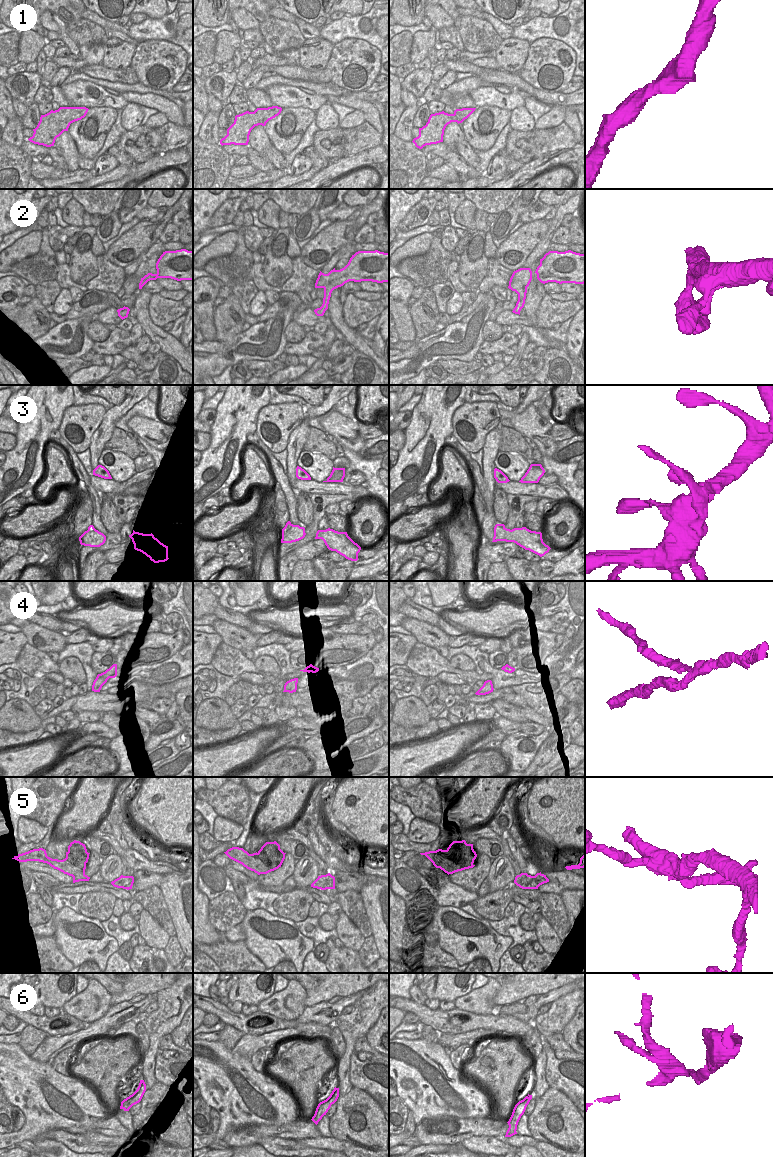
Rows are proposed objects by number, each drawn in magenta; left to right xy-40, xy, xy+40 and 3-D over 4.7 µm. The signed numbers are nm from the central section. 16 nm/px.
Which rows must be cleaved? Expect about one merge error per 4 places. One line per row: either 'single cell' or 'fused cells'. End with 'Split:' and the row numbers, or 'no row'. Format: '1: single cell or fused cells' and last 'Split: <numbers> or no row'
1: single cell
2: single cell
3: single cell
4: fused cells
5: fused cells
6: single cell
Split: 4, 5

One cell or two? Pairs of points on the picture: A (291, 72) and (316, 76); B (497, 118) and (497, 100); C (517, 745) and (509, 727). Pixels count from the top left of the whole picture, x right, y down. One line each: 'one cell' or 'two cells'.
A: one cell
B: two cells
C: two cells

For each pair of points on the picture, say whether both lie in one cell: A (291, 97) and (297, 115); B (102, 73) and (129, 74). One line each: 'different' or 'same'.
A: different
B: same

